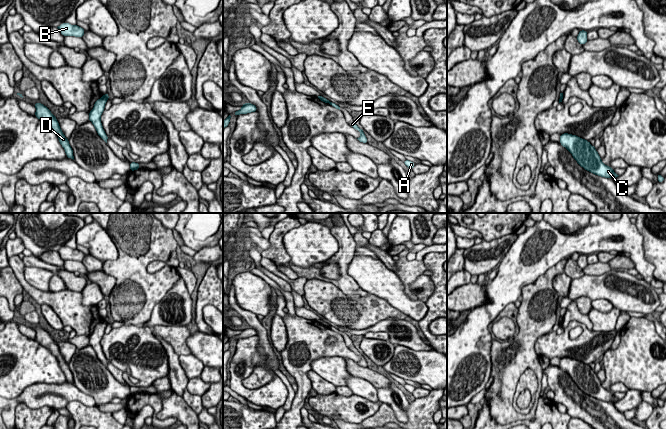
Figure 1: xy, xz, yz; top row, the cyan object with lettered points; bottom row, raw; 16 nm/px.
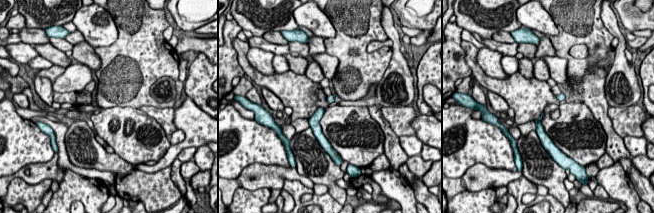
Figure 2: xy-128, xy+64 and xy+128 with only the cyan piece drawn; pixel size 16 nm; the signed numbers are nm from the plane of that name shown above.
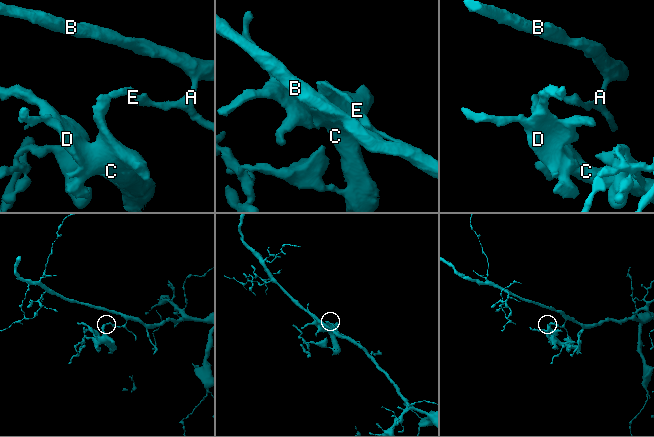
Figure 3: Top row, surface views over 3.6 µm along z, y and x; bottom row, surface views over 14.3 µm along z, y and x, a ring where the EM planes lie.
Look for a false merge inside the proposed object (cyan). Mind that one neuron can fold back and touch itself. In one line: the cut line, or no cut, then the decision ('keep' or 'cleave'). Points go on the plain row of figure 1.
xy (103, 319), (107, 322) | cleave

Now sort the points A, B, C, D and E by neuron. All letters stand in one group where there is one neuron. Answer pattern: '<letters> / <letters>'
A B E / C D

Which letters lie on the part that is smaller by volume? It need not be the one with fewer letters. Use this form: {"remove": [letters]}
{"remove": ["C", "D"]}

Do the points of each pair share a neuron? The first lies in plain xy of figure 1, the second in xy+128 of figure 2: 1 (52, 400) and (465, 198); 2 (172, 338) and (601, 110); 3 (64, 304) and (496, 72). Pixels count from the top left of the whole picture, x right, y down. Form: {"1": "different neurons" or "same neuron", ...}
{"1": "different neurons", "2": "different neurons", "3": "different neurons"}

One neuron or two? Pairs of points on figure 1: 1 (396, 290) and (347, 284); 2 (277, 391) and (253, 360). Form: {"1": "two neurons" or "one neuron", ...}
{"1": "two neurons", "2": "one neuron"}

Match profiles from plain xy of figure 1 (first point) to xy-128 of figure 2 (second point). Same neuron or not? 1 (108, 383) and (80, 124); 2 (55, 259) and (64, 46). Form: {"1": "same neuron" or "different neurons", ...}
{"1": "same neuron", "2": "different neurons"}

